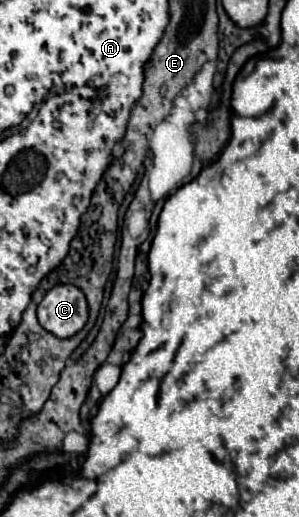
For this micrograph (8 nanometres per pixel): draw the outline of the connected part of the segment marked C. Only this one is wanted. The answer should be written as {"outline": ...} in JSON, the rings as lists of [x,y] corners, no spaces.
{"outline":[[[58,284],[46,292],[38,306],[38,320],[56,338],[72,338],[88,322],[88,302],[72,284]]]}

